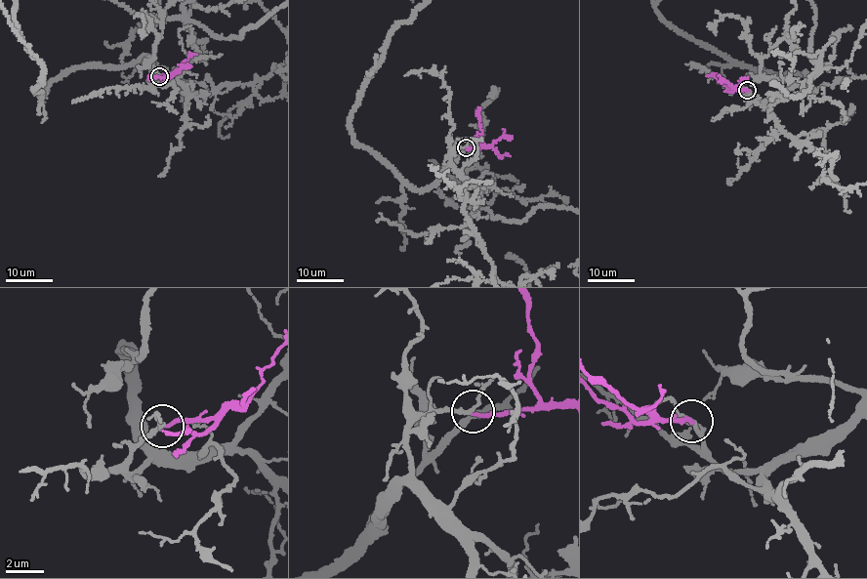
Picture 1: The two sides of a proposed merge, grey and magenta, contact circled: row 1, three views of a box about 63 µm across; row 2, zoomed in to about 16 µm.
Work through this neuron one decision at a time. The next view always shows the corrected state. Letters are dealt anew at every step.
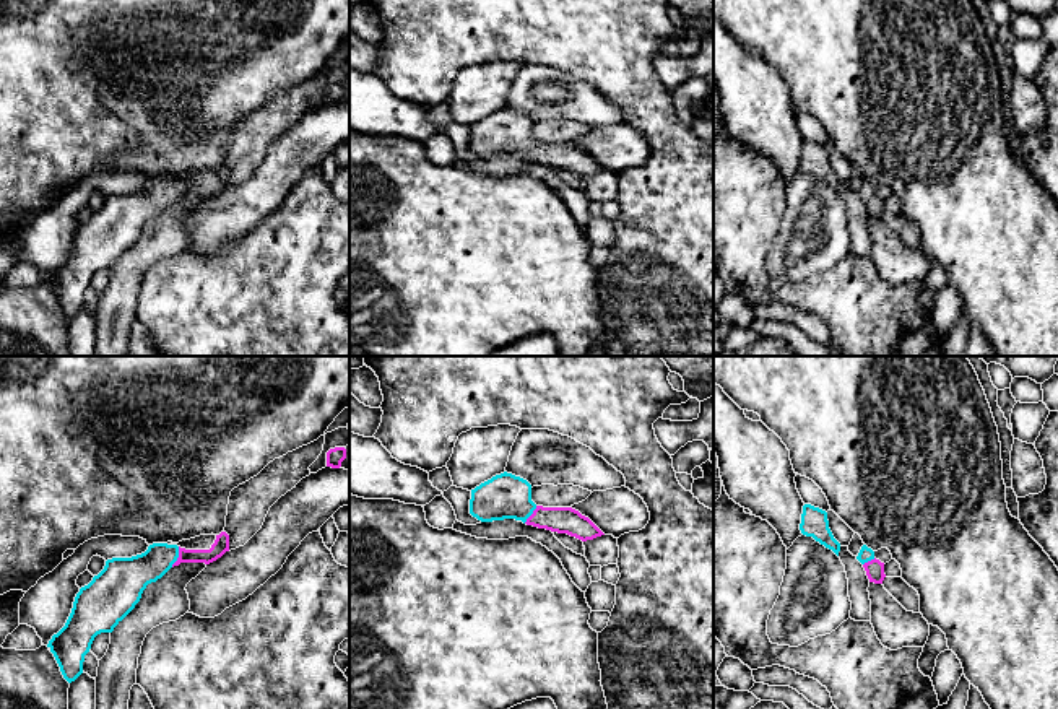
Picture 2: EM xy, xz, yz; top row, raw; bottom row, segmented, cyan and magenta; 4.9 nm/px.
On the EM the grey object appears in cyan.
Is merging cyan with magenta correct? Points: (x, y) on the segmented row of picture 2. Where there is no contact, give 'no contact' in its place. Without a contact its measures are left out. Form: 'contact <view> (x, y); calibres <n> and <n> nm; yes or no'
contact xy (177, 556); calibres 180 and 80 nm; yes

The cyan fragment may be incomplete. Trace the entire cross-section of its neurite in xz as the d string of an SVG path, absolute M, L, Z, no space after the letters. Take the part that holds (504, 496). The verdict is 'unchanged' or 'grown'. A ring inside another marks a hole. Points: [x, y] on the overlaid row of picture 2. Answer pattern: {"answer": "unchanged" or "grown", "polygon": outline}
{"answer": "grown", "polygon": "M507 472L471 489L470 514L481 522L515 519L582 542L605 535L588 517L572 507L536 506L531 501L531 485Z"}

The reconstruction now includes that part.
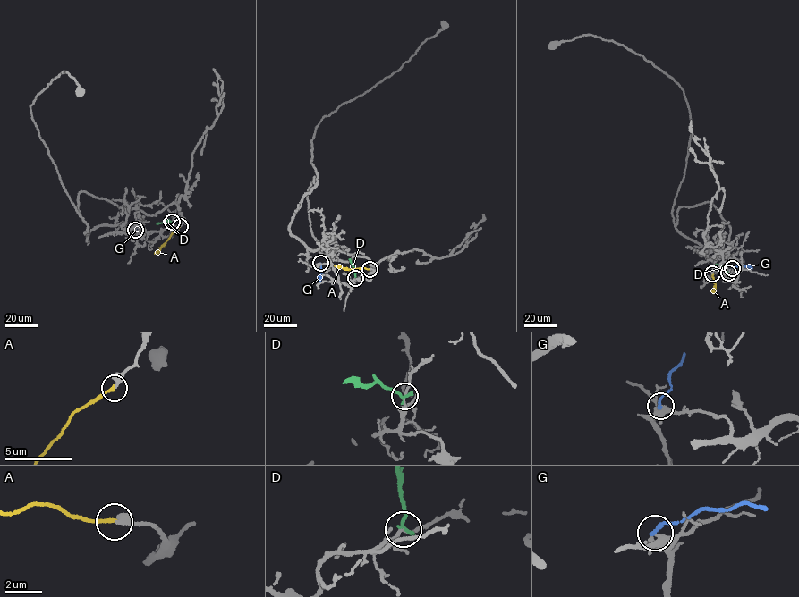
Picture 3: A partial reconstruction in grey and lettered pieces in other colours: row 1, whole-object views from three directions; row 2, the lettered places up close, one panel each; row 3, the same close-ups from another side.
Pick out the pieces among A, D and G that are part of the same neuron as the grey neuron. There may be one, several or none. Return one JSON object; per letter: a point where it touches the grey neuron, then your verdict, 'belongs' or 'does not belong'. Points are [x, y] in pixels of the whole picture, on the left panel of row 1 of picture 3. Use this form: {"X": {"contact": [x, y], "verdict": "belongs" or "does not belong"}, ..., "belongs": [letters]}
{"A": {"contact": [180, 226], "verdict": "belongs"}, "D": {"contact": [172, 222], "verdict": "does not belong"}, "G": {"contact": [135, 230], "verdict": "does not belong"}, "belongs": ["A"]}

